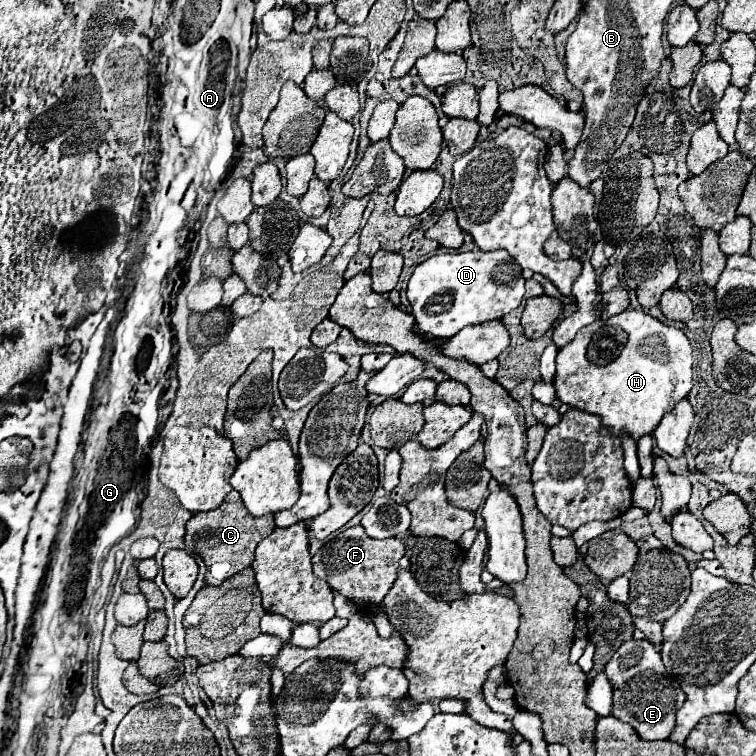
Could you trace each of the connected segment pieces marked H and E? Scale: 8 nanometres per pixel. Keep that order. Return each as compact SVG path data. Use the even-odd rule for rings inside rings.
M625 310L625 312L609 318L607 322L597 320L593 324L581 328L577 332L577 336L567 346L563 346L559 350L559 354L557 354L557 374L555 374L553 386L555 386L555 396L563 404L599 416L601 422L603 422L603 426L609 428L613 436L619 436L621 438L623 434L627 434L627 436L631 436L637 442L641 436L653 434L655 428L659 426L663 414L671 412L677 402L681 402L683 398L687 398L687 394L693 388L693 372L691 372L691 366L693 366L693 350L691 350L689 338L683 334L683 330L663 324L657 318L645 314L643 310ZM605 324L621 326L629 334L629 340L623 346L623 354L619 354L617 358L613 358L605 366L597 366L587 356L587 348L589 348L589 344L593 340L593 334L601 326L605 326Z
M627 640L619 646L605 666L605 674L613 686L611 716L631 724L643 740L665 740L675 726L675 712L683 706L685 694L679 682L665 674L661 654L649 640Z

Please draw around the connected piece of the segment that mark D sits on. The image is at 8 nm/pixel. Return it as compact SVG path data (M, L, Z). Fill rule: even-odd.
M473 250L431 256L413 270L407 286L407 298L409 304L413 304L411 310L415 316L413 330L419 336L437 340L451 338L465 326L501 320L521 304L525 294L523 284L521 268L505 250Z

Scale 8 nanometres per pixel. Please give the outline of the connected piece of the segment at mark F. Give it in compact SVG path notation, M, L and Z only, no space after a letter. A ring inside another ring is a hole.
M359 524L335 534L313 556L313 574L325 578L335 592L353 600L357 606L363 604L379 606L397 578L399 560L403 556L405 556L405 544L399 538L385 538L385 540L369 538L363 526Z

